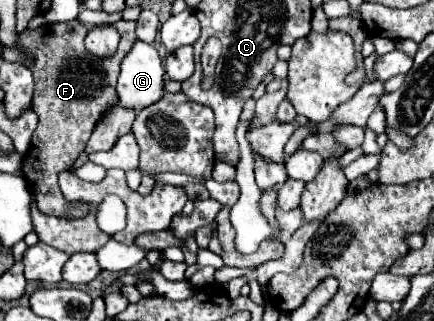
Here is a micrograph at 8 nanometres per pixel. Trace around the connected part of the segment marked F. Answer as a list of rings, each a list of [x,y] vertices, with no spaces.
[[[77,20],[45,24],[35,30],[25,30],[19,34],[23,40],[23,48],[27,48],[35,56],[35,64],[31,68],[35,78],[35,94],[33,94],[33,110],[39,116],[39,124],[33,132],[31,148],[23,158],[23,174],[25,180],[33,184],[39,210],[43,214],[75,220],[89,214],[87,202],[67,202],[59,190],[57,174],[69,170],[77,156],[85,150],[85,144],[93,132],[99,116],[109,108],[111,102],[117,100],[115,84],[119,76],[119,64],[125,52],[135,44],[135,22],[119,22],[121,42],[117,54],[111,60],[95,60],[95,56],[87,56],[83,40],[85,26]]]

